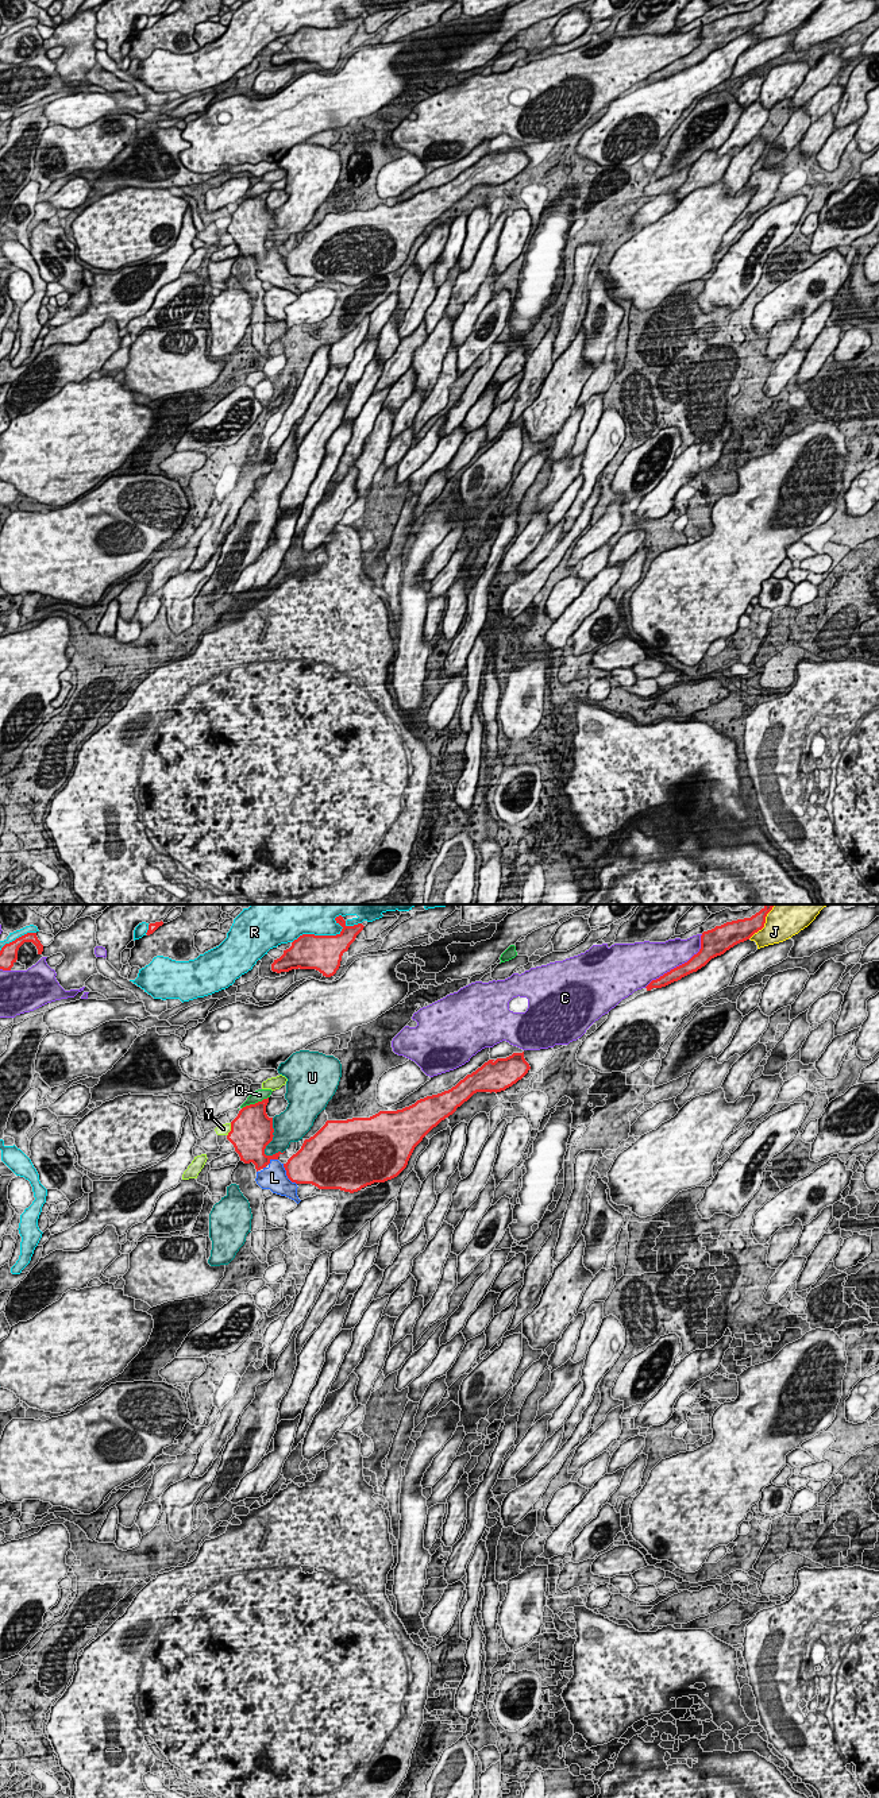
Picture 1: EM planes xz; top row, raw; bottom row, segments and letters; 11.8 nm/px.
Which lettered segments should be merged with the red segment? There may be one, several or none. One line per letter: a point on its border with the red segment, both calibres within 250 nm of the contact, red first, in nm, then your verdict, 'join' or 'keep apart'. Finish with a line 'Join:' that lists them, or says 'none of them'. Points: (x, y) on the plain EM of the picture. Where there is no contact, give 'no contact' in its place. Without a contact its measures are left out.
C: contact xz (679, 58); calibres 180 and 380 nm; keep apart
J: contact xz (763, 18); calibres 260 and 380 nm; keep apart
L: contact xz (286, 267); calibres 400 and 300 nm; join
Q: contact xz (255, 196); calibres 400 and 140 nm; keep apart
R: contact xz (326, 29); calibres 420 and 360 nm; keep apart
U: contact xz (273, 228); calibres 480 and 380 nm; keep apart
Y: contact xz (231, 223); calibres 500 and 130 nm; keep apart
Join: L

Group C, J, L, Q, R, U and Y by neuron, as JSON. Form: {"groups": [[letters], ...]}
{"groups": [["C"], ["J"], ["L"], ["Q"], ["R"], ["U"], ["Y"]]}

